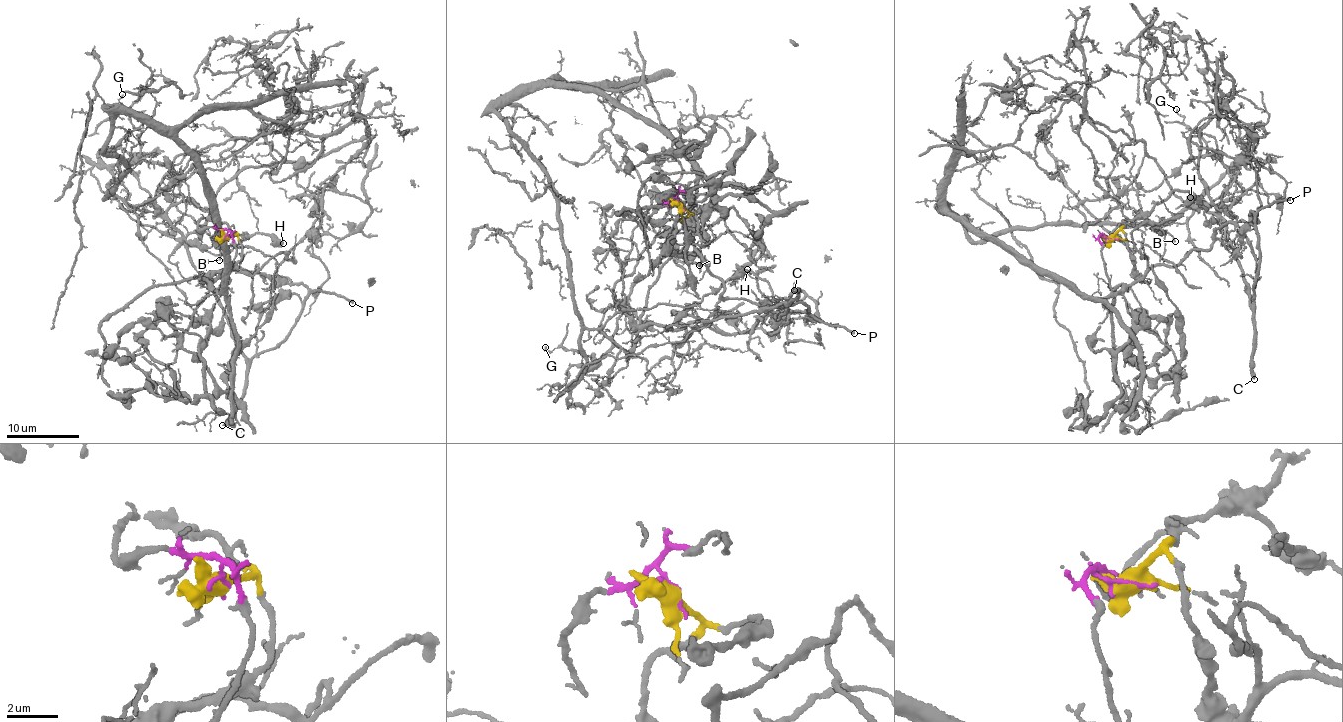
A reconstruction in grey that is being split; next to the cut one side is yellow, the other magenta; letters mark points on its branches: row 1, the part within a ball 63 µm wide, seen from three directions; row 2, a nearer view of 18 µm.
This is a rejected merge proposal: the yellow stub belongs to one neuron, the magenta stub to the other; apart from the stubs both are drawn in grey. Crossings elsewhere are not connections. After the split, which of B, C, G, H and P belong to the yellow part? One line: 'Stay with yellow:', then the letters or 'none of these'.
Stay with yellow: B, C, G, H, P

